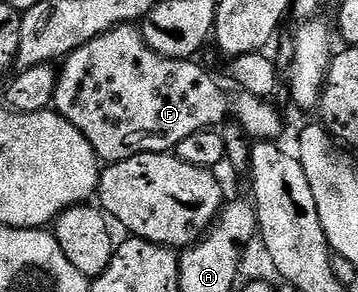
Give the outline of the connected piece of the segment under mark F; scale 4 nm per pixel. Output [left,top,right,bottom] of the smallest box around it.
[52,23,285,164]

